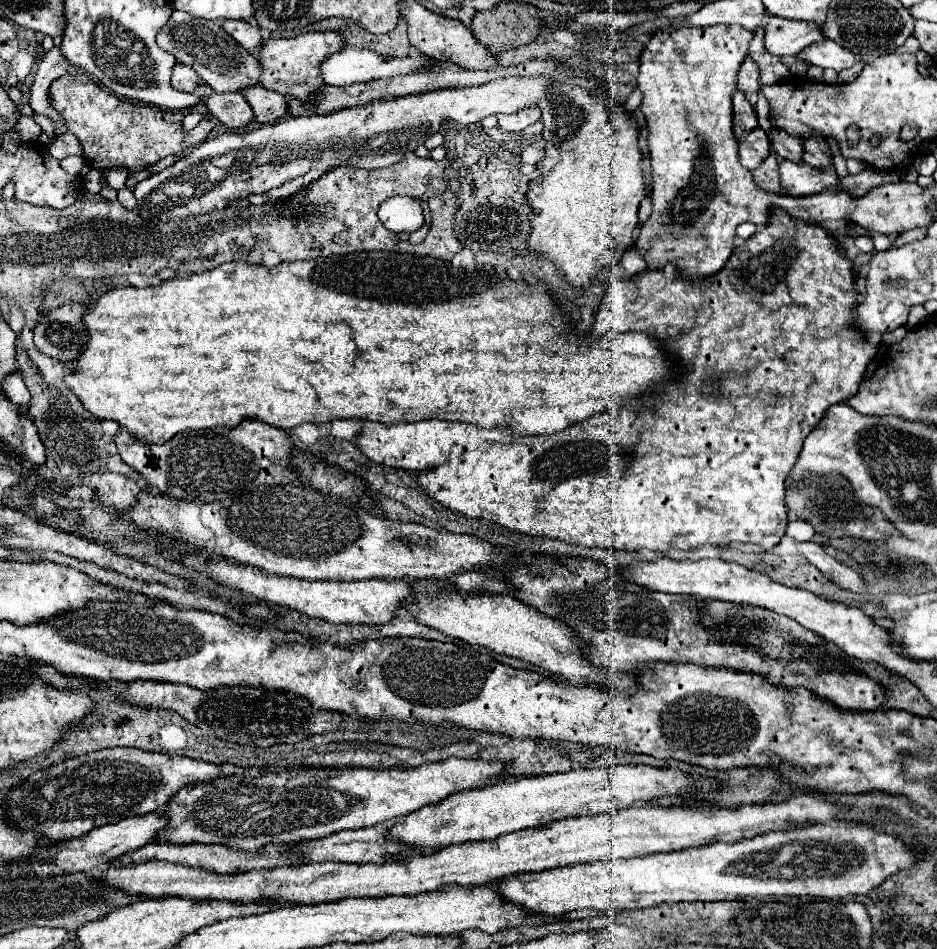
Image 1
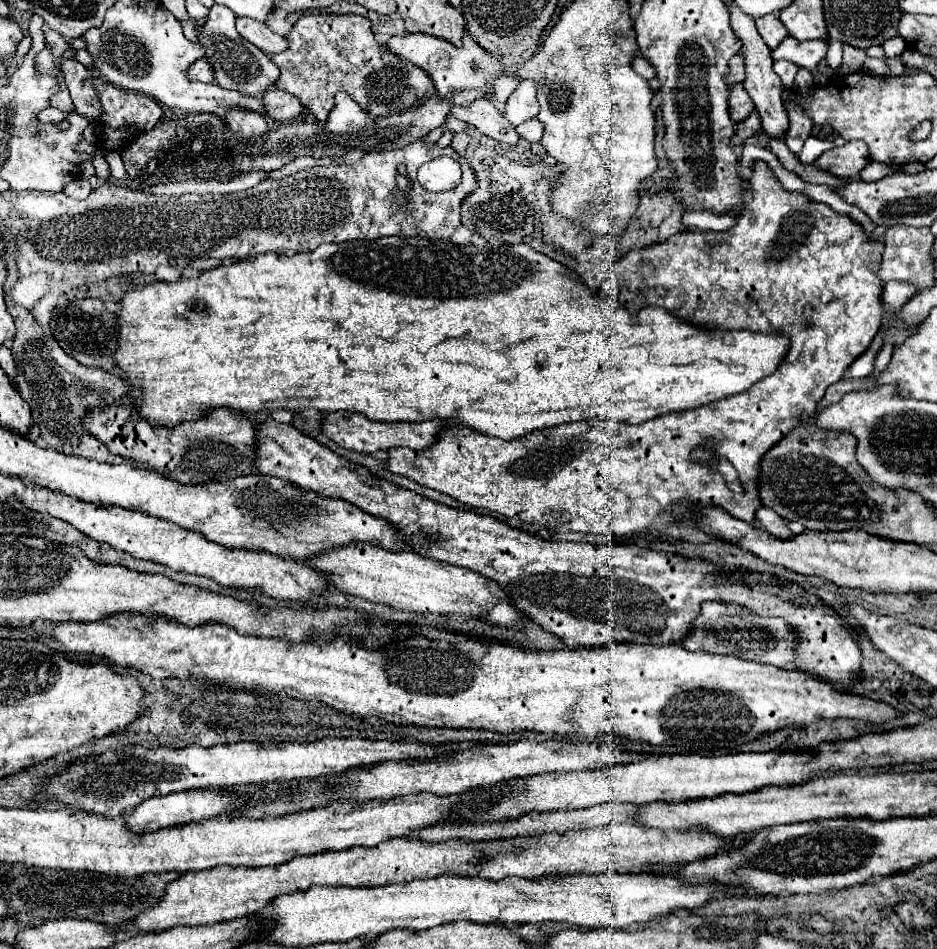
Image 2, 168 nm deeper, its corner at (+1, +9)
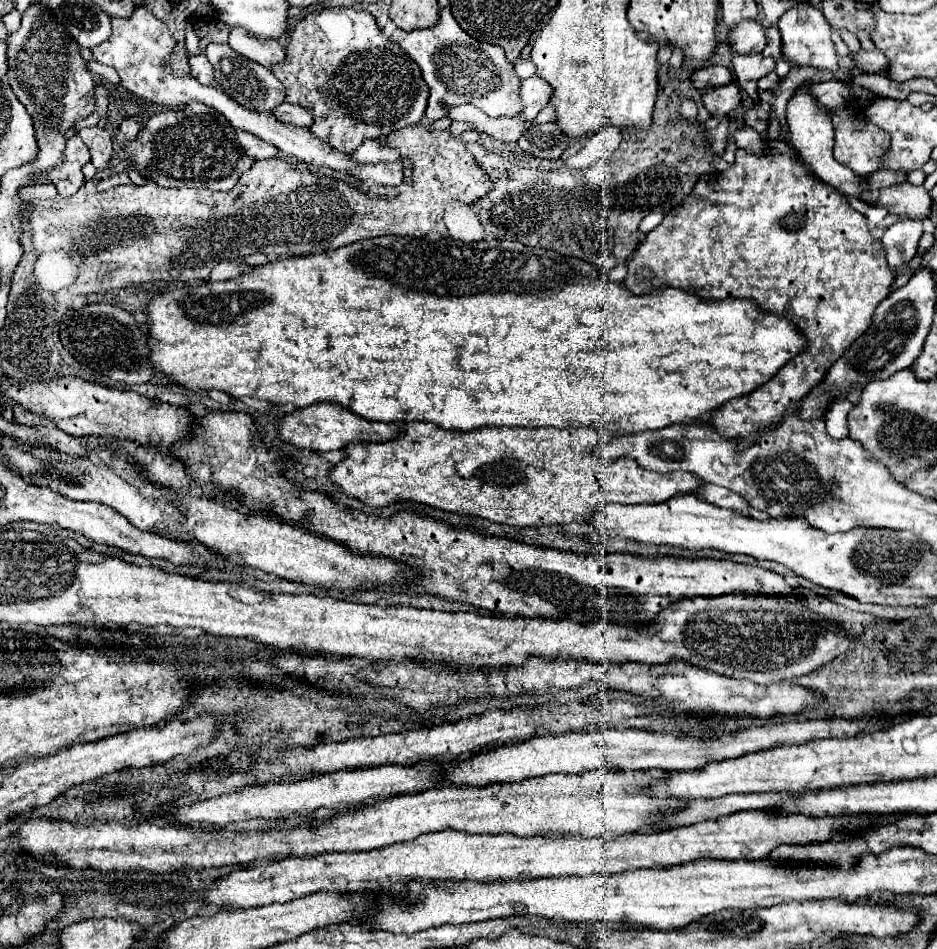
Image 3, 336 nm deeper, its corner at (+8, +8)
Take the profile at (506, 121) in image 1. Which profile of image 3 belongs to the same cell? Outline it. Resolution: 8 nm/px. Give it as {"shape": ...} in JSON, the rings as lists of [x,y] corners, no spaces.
{"shape":[[[531,76],[523,80],[521,100],[525,104],[525,110],[521,112],[521,116],[527,120],[533,120],[539,114],[539,110],[551,102],[551,84],[547,84],[539,76]]]}

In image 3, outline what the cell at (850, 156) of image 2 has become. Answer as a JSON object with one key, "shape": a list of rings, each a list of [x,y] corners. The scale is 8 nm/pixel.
{"shape":[[[847,104],[841,108],[833,110],[833,126],[835,126],[835,160],[849,166],[853,172],[857,172],[859,176],[869,176],[871,172],[877,172],[883,164],[881,158],[887,152],[891,138],[887,136],[887,132],[883,132],[881,128],[877,128],[875,124],[865,124],[861,130],[857,128],[857,120],[861,118],[861,114],[857,110],[853,110],[855,106]]]}

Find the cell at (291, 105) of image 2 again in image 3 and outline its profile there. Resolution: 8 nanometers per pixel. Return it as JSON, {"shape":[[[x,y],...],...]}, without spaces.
{"shape":[[[287,102],[277,106],[275,116],[285,124],[295,124],[295,126],[301,126],[301,128],[309,128],[313,124],[313,116],[311,116],[311,112],[307,112],[307,108],[293,106],[293,104],[287,104]]]}

